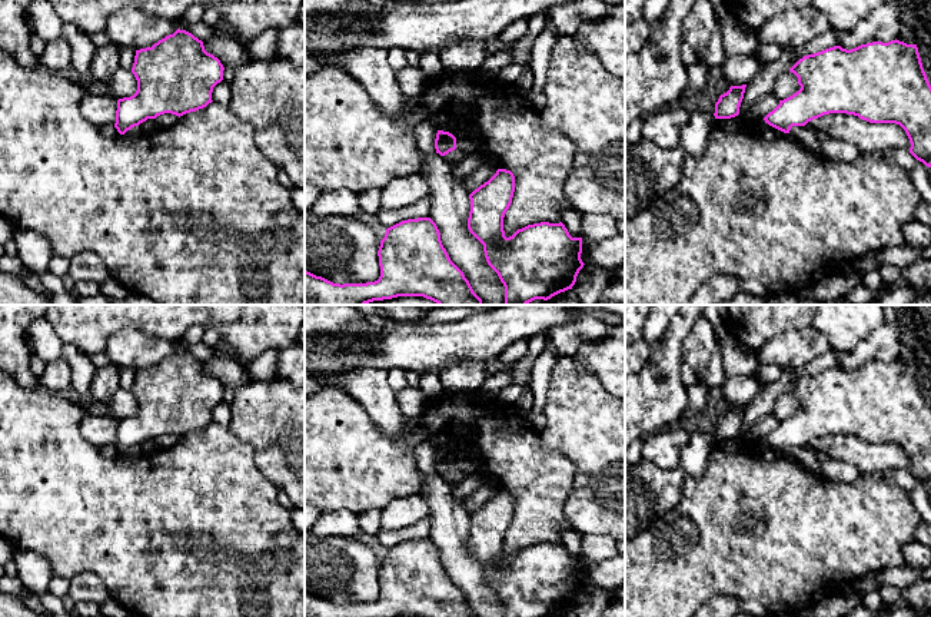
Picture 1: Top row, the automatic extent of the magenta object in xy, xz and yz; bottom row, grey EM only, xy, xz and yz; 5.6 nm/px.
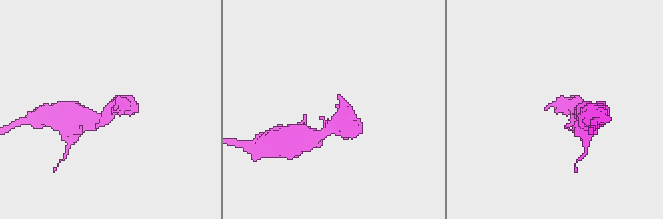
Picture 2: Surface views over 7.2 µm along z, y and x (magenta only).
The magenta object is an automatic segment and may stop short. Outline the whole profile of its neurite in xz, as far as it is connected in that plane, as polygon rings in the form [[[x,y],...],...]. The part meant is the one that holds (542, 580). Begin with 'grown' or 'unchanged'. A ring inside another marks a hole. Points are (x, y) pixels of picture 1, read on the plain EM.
unchanged; [[[498,490],[488,502],[469,515],[468,550],[483,565],[486,583],[503,604],[505,617],[555,617],[572,610],[585,586],[581,580],[582,558],[572,558],[562,543],[528,545],[506,558],[503,538],[512,524],[513,512],[513,494]]]

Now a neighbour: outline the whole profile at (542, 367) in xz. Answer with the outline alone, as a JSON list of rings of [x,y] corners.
[[[548,346],[539,354],[536,361],[533,362],[529,388],[532,389],[533,394],[533,409],[538,412],[543,412],[549,379],[556,359],[558,356]]]

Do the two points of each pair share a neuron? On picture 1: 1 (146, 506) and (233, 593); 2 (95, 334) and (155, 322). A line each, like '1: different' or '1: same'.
1: same
2: same

